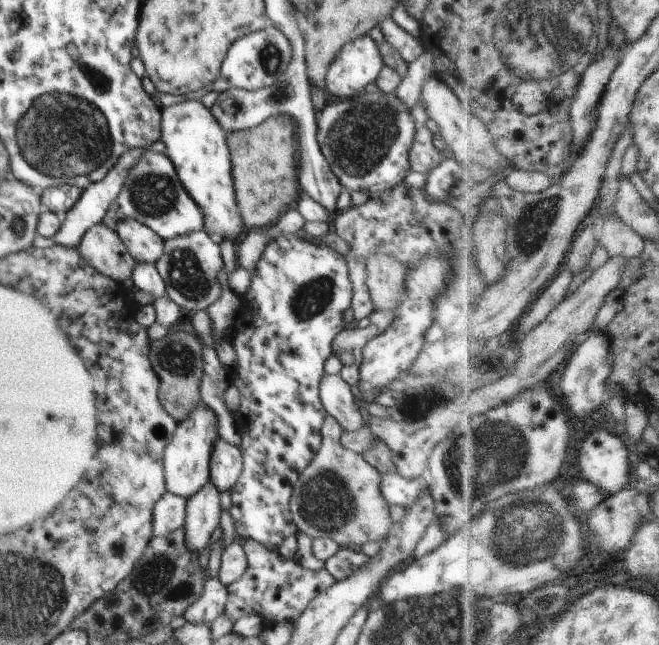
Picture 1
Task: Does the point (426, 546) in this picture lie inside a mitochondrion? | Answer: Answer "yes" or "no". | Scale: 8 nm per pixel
no

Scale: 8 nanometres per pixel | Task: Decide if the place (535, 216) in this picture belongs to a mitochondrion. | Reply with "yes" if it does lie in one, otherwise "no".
yes

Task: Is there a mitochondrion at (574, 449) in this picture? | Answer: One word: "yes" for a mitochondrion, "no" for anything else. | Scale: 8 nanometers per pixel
no

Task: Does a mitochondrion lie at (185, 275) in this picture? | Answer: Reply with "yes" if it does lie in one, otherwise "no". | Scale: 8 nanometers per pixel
yes

